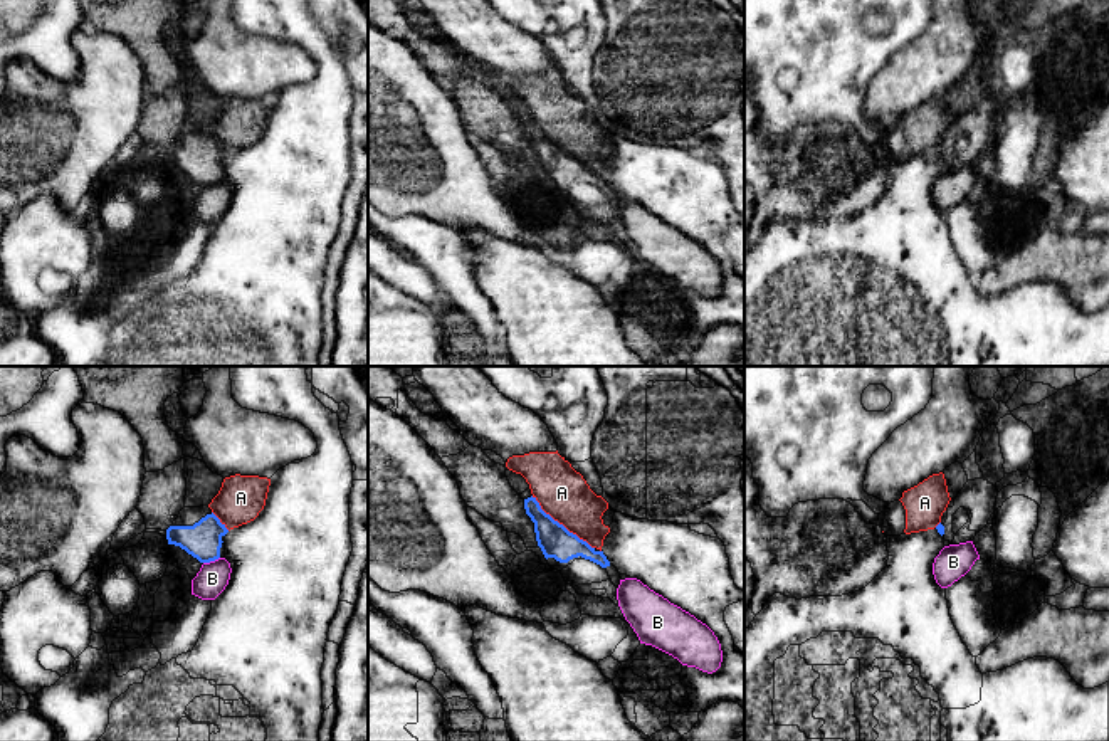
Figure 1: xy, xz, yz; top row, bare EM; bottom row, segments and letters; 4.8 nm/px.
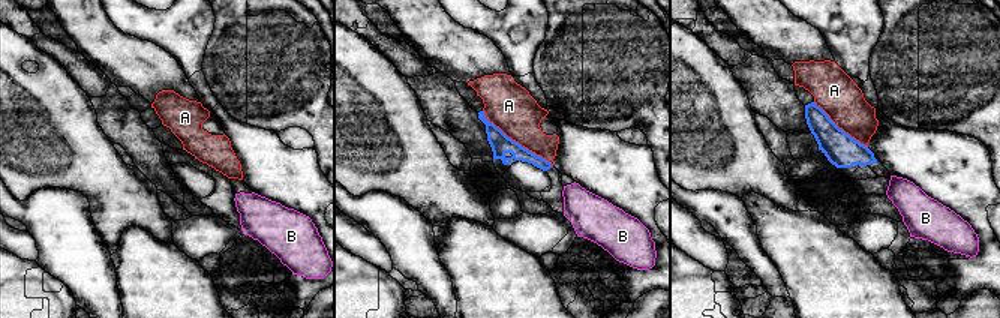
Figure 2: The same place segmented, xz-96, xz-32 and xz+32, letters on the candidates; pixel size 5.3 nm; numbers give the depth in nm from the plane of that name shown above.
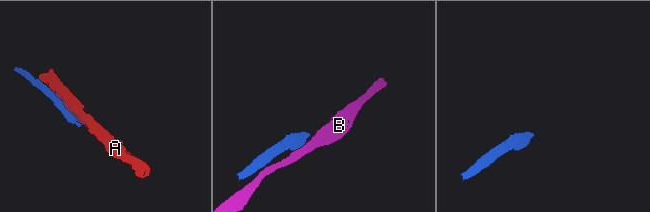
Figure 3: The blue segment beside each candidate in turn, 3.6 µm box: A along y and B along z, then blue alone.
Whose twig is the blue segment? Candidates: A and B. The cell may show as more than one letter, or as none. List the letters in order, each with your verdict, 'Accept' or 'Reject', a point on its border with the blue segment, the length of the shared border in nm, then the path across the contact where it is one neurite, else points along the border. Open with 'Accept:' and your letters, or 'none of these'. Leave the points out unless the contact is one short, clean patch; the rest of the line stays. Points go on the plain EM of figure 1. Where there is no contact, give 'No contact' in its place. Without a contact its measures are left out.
Accept: none of these
A: Reject. Touches blue at xz (562, 148). Shared border 400 nm
B: Reject. Touches blue at xy (210, 183). Shared border 90 nm. Boundary: xy (219, 180), (204, 187)

